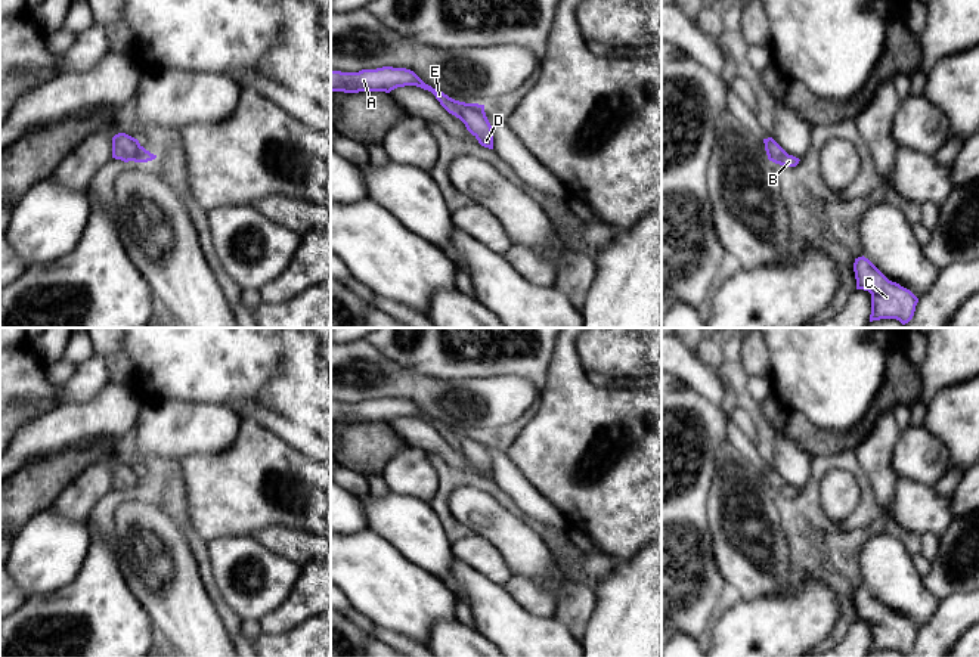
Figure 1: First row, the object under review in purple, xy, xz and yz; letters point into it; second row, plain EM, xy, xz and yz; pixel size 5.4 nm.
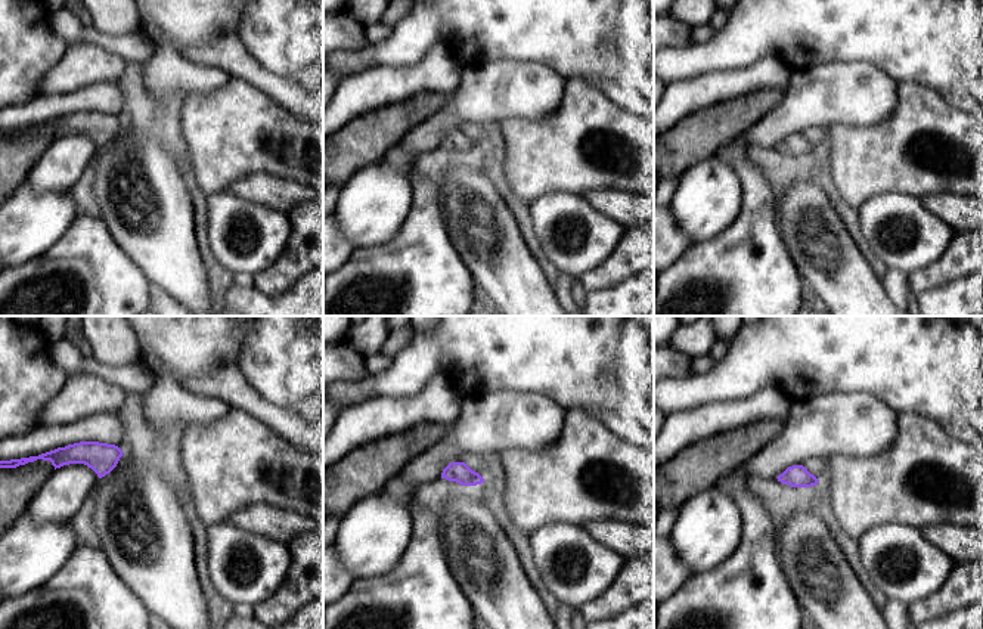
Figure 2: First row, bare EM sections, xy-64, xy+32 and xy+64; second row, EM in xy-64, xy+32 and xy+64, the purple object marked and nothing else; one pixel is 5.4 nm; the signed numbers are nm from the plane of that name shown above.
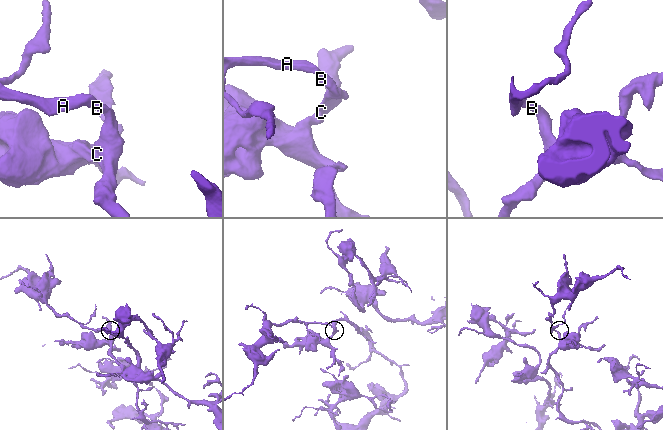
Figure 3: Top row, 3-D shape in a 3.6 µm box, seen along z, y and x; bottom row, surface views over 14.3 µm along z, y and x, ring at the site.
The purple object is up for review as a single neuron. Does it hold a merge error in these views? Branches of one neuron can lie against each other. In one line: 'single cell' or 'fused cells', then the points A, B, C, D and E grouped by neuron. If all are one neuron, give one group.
single cell; A B C D E

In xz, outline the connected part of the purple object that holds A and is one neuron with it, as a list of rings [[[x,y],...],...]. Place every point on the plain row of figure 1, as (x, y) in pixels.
[[[382,397],[377,400],[362,400],[359,403],[341,403],[331,400],[331,422],[359,424],[385,422],[397,418],[416,416],[431,422],[440,436],[459,449],[467,461],[484,478],[493,480],[493,462],[486,447],[484,436],[455,431],[443,422],[425,415],[413,402],[406,399]]]

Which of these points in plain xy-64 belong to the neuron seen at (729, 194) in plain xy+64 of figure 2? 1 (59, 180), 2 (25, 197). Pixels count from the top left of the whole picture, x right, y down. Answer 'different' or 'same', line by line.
1: different
2: same

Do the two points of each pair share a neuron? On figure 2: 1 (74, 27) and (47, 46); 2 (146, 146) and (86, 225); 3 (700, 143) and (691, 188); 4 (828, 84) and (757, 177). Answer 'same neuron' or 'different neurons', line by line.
1: different neurons
2: different neurons
3: different neurons
4: different neurons

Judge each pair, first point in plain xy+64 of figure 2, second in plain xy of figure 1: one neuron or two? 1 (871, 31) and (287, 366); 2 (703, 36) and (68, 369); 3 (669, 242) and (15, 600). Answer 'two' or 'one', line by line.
1: two
2: one
3: one

